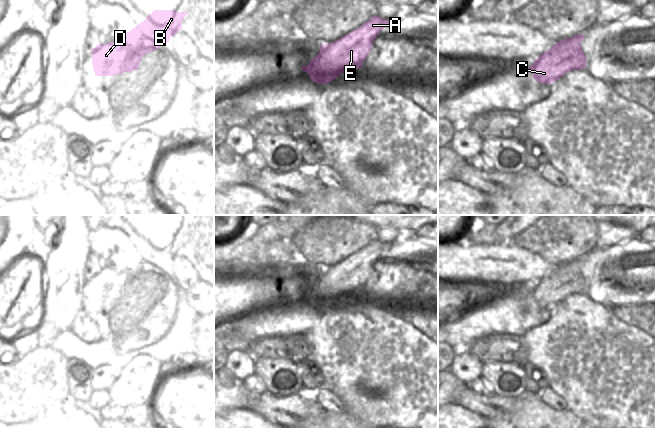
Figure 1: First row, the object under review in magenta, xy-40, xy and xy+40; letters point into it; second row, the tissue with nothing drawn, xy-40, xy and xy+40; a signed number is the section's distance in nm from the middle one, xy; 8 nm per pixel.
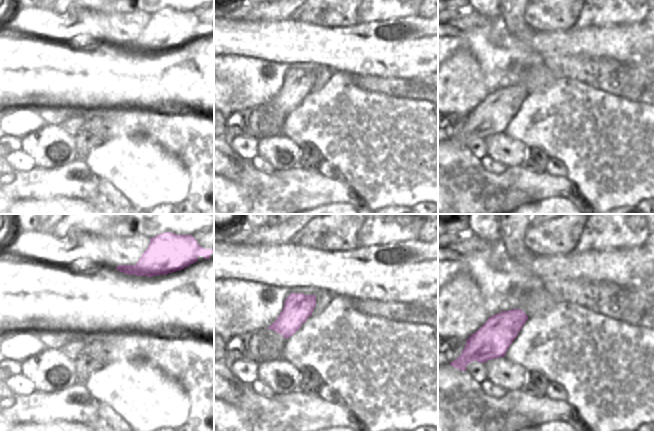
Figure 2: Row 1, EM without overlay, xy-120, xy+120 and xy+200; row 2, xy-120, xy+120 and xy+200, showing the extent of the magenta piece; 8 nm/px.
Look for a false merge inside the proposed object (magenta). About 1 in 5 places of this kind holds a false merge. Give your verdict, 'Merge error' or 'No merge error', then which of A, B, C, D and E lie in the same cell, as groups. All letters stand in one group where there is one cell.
No merge error. Groups: A B C D E.

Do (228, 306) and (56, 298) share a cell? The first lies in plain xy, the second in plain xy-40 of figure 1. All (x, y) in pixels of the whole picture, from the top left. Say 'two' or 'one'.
one

